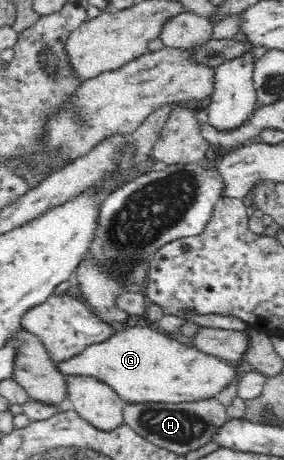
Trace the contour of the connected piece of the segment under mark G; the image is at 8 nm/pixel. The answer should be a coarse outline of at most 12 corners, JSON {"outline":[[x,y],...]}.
{"outline":[[136,325],[55,363],[131,404],[214,398],[225,360]]}

